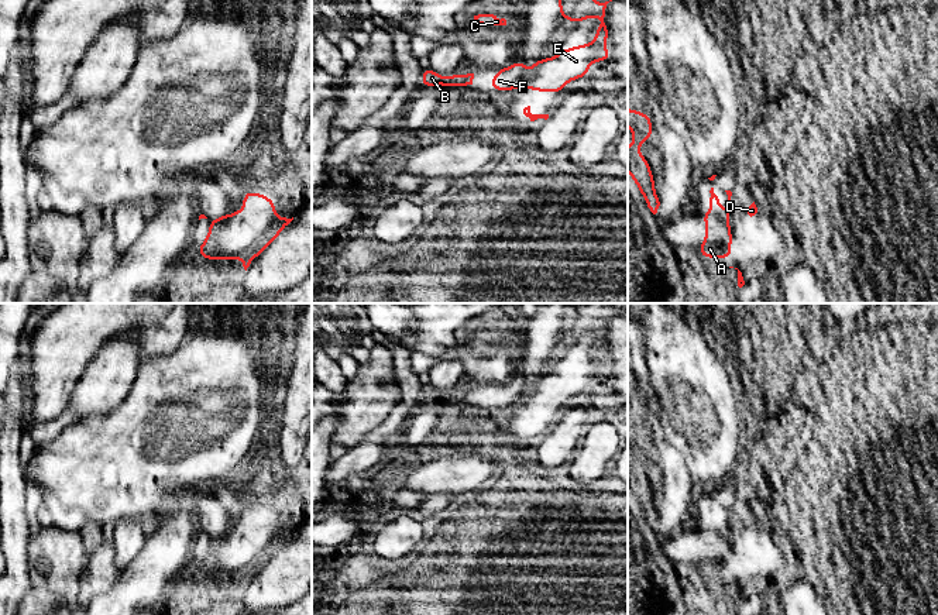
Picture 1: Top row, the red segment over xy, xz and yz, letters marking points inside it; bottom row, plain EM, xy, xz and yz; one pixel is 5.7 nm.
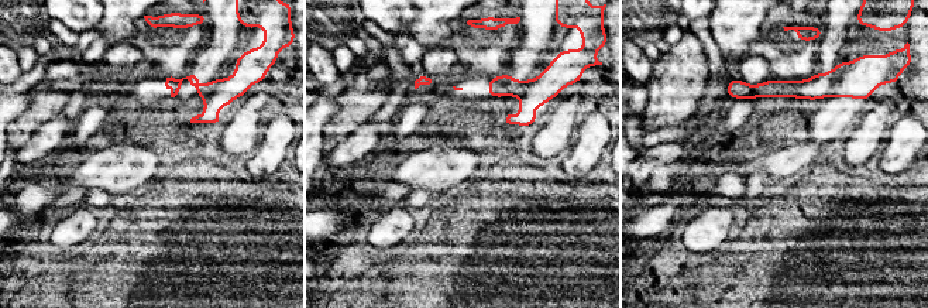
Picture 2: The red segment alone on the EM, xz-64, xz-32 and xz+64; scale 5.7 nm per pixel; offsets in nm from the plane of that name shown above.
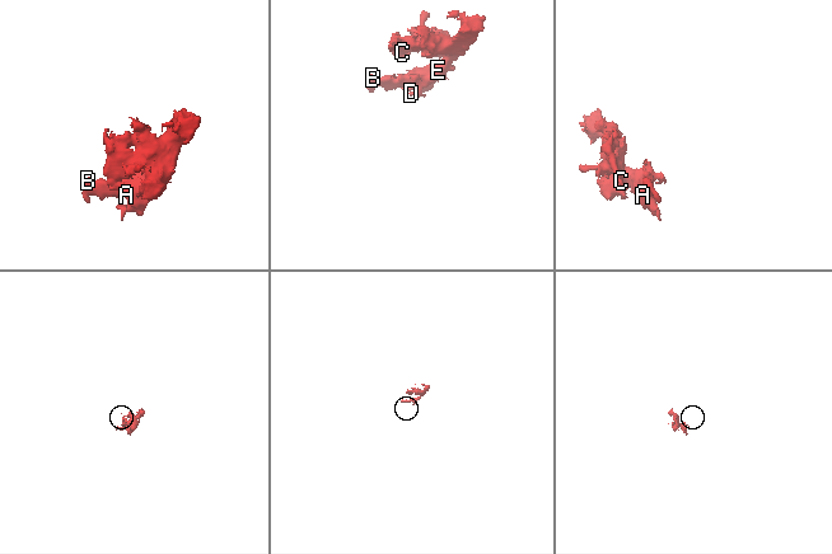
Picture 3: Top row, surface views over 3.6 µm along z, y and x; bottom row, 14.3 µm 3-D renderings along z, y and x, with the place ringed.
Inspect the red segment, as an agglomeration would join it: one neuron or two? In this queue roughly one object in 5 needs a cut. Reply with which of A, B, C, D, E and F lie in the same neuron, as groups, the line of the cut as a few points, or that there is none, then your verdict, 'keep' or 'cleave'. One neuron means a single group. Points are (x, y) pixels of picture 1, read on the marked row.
groups A B C D E F; cut none; keep

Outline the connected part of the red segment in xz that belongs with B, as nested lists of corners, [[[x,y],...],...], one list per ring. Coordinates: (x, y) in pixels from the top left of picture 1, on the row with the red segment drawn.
[[[425,66],[422,71],[420,86],[436,87],[441,86],[467,86],[473,85],[474,73],[457,75],[453,73],[450,76],[440,76],[437,72]]]

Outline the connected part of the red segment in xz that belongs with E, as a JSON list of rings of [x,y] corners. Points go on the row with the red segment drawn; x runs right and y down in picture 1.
[[[559,0],[559,13],[567,21],[581,23],[599,16],[599,27],[595,30],[595,41],[560,51],[547,59],[535,59],[532,72],[526,71],[523,61],[515,61],[509,68],[498,69],[491,78],[489,86],[498,92],[529,87],[533,92],[564,92],[564,85],[574,79],[587,78],[590,62],[611,61],[612,51],[604,45],[609,38],[607,27],[607,4],[595,0]]]

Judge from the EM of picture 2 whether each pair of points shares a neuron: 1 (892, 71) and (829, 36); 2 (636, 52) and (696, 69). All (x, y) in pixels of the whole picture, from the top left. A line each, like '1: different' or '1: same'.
1: different
2: different

